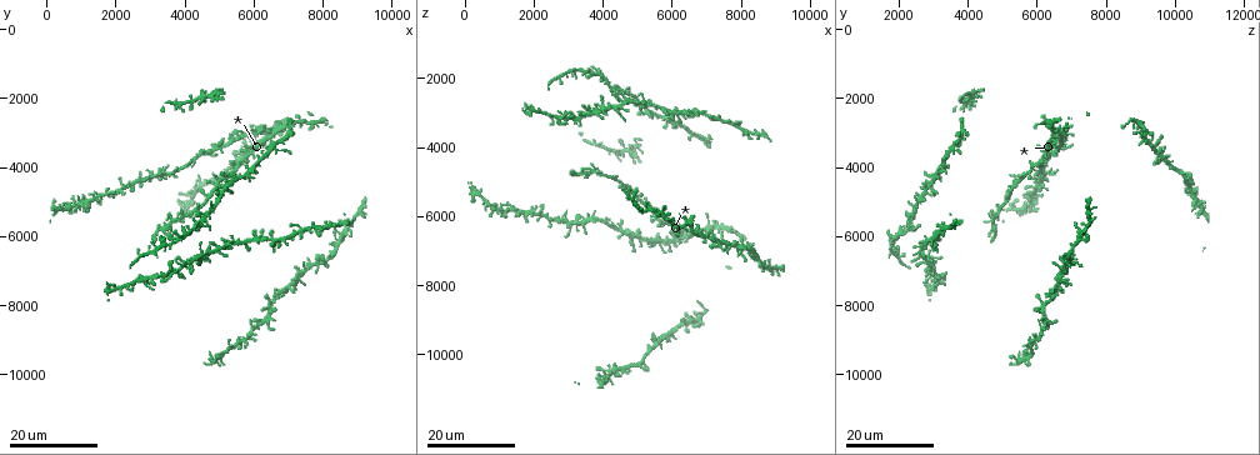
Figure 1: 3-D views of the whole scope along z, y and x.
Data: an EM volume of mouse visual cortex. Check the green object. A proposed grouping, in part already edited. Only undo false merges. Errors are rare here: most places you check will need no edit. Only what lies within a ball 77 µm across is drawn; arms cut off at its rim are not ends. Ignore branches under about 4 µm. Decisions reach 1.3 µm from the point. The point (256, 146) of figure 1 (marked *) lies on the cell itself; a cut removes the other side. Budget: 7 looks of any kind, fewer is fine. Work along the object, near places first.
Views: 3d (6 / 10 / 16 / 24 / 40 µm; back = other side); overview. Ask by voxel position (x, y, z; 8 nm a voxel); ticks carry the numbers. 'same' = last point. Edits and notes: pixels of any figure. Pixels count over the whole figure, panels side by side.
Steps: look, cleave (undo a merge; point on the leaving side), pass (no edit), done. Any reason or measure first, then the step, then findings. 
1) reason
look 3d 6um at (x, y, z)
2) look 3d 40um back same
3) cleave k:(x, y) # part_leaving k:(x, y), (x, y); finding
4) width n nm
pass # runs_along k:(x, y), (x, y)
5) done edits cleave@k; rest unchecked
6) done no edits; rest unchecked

four or more arms meet
look 3d 24um at (5100, 4700, 2700)

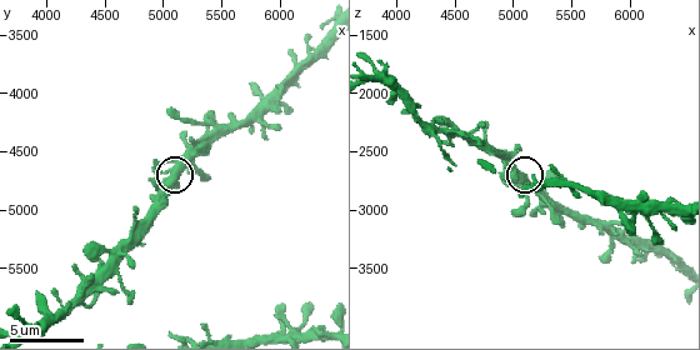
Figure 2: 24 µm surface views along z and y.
look 3d 10um same

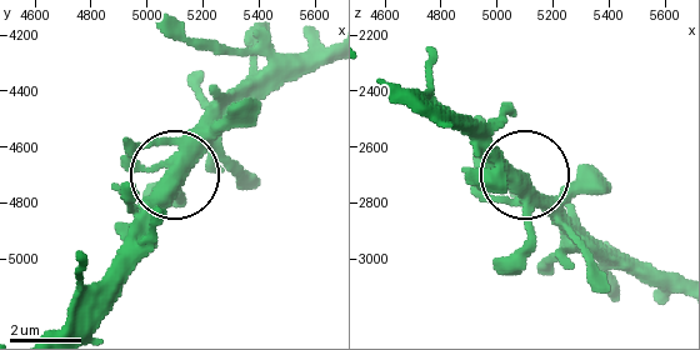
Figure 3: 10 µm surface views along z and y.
side_arm 33 um; arms 4
pass # one cell here

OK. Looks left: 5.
four-way junction
look 3d 10um at (5460, 4280, 3020)

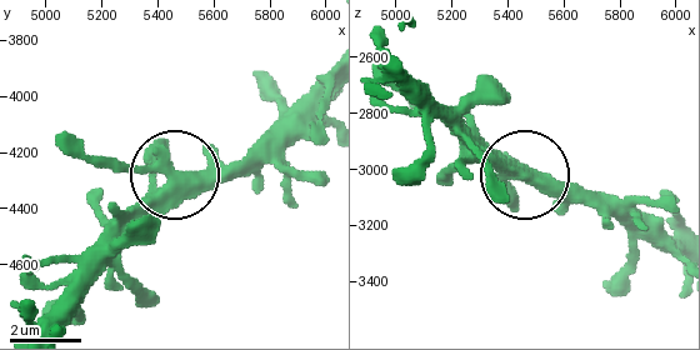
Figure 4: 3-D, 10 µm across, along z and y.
side_arm 26 um
pass # one cell here

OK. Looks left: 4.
three arms meet
look 3d 24um at (6500, 3300, 3600)

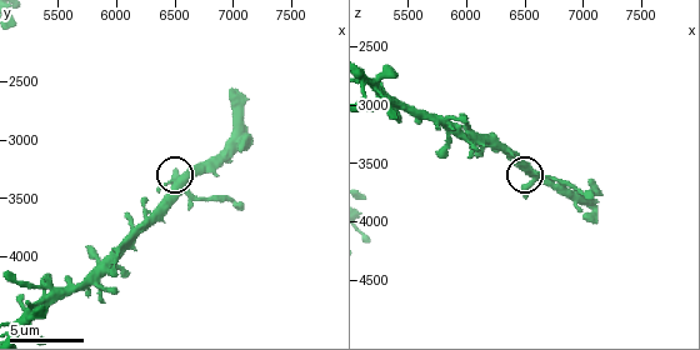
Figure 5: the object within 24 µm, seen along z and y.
zoom in
look 3d 6um at (6580, 3340, 3640)

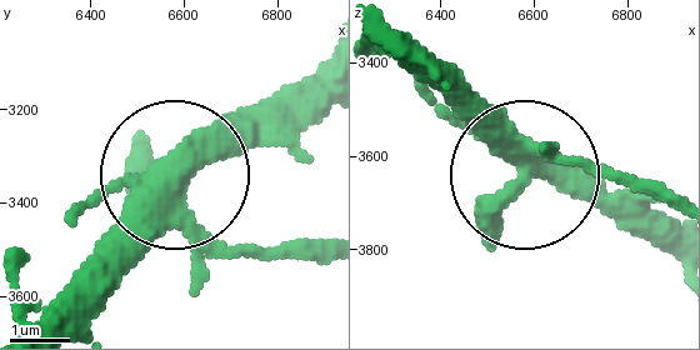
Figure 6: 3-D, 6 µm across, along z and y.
width 420 nm
cleave 6:(283, 249) # part_leaving 6:(201, 228), (256, 253), (316, 253); two cells meet here

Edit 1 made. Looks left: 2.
done edits cleave@6; rest unchecked

